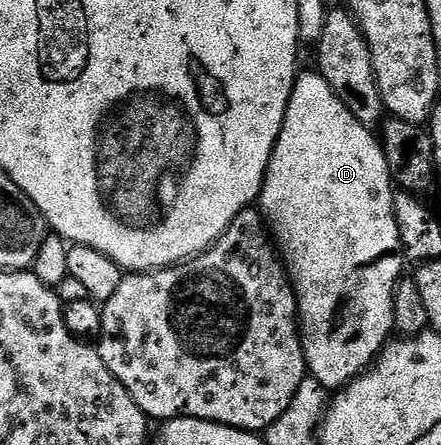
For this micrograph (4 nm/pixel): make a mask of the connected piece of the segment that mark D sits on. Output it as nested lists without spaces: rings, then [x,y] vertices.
[[[317,71],[299,72],[294,82],[294,89],[290,93],[290,102],[286,108],[282,130],[276,139],[270,162],[266,168],[266,178],[262,180],[260,212],[277,248],[280,250],[280,256],[294,287],[294,295],[298,298],[298,323],[302,338],[302,350],[306,356],[306,367],[309,376],[315,377],[328,391],[337,391],[342,386],[350,384],[355,377],[361,377],[374,364],[378,354],[388,344],[395,332],[393,319],[394,289],[404,273],[402,272],[404,250],[394,214],[396,185],[391,178],[381,140],[375,134],[373,137],[370,133],[373,132],[367,125],[360,123],[360,119],[356,119],[356,115],[352,115],[352,111],[348,111],[348,107],[344,107],[344,103],[336,95],[336,91],[332,91],[332,87],[324,80],[321,73]]]

